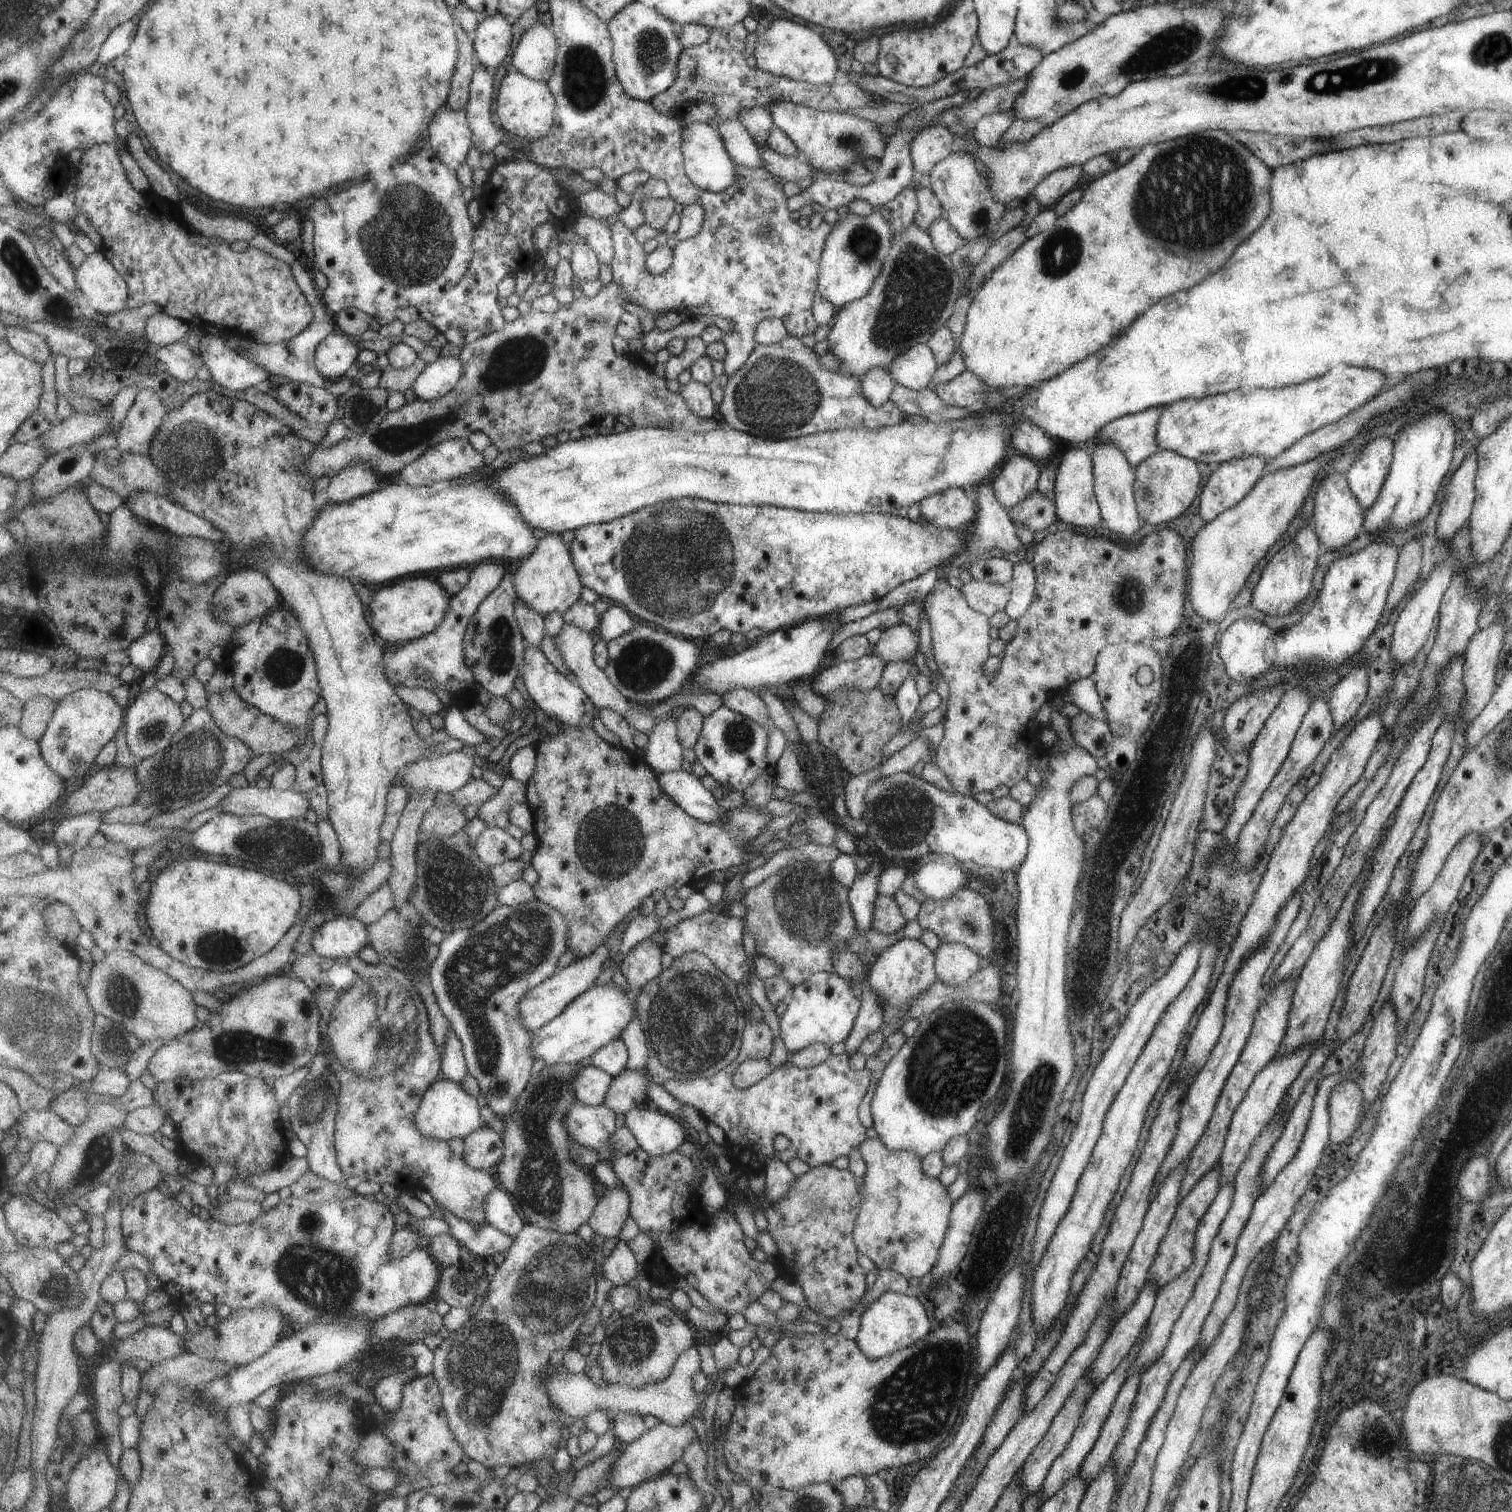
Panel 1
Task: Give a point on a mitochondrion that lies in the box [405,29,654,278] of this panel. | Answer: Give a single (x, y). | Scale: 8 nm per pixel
(584, 78)

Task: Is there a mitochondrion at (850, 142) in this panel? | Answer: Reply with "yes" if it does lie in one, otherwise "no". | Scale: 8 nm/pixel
yes

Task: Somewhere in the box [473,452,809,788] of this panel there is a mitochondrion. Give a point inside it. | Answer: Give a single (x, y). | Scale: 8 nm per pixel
(676, 562)

